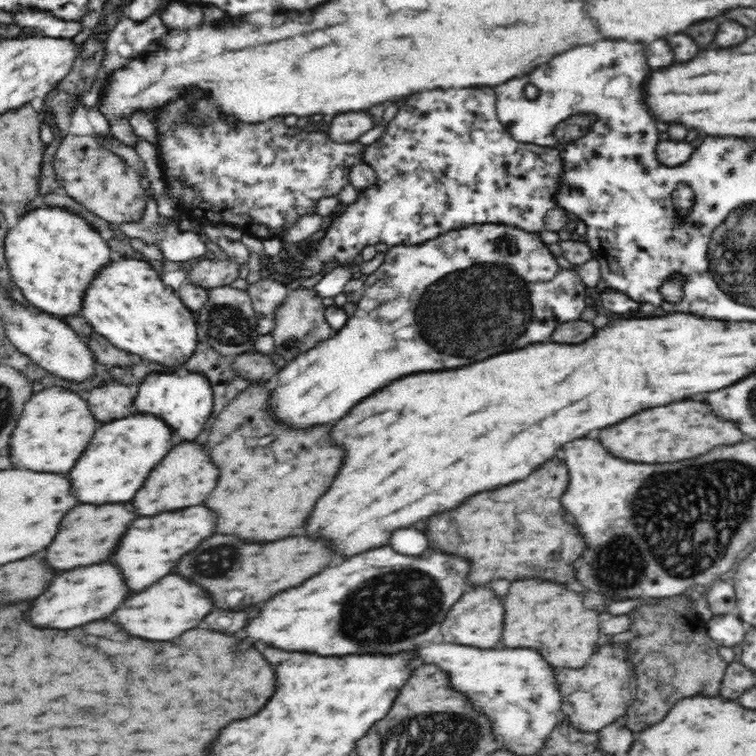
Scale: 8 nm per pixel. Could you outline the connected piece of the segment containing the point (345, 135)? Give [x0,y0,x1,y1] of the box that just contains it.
[329,112,374,141]

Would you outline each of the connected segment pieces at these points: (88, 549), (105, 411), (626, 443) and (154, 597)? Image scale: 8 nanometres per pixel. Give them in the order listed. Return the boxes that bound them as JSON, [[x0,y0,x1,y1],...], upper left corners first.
[[44,504,136,570],[86,382,136,422],[598,400,744,464],[112,574,212,640]]

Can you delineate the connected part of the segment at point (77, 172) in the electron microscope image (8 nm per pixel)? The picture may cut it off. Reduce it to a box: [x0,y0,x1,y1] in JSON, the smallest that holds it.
[54,136,147,226]

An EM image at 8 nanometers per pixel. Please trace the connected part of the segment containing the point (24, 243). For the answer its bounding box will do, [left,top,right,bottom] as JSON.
[5,208,110,318]

